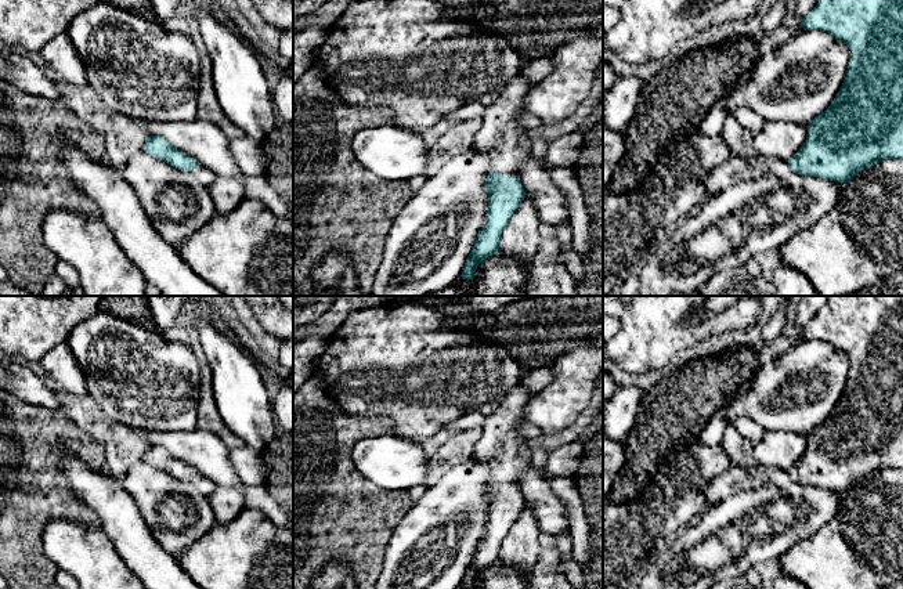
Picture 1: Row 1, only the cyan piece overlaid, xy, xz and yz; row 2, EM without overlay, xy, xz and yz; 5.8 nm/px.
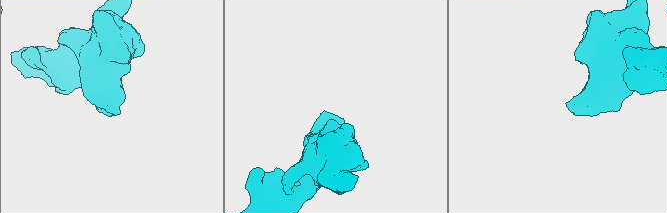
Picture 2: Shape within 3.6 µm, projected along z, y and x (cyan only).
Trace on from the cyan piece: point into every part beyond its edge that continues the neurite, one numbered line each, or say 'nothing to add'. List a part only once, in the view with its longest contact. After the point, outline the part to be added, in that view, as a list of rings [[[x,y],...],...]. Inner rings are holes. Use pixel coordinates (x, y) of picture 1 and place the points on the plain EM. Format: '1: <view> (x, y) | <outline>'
1: xz (506, 452) | [[[521,383],[509,390],[502,405],[492,415],[487,416],[483,434],[473,448],[472,458],[477,462],[484,462],[490,467],[492,480],[505,487],[517,488],[523,473],[532,466],[530,441],[519,431],[519,423],[525,420],[525,405],[532,397]]]

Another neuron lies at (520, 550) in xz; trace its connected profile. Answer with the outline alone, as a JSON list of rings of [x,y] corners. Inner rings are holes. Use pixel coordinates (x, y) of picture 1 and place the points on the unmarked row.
[[[525,505],[501,548],[499,561],[505,567],[517,570],[527,579],[528,586],[531,585],[534,570],[539,561],[541,549],[538,538],[541,532],[535,514]]]

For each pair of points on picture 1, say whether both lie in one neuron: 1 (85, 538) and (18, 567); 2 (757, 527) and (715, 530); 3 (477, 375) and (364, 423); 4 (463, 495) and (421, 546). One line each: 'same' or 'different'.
1: different
2: same
3: different
4: same

